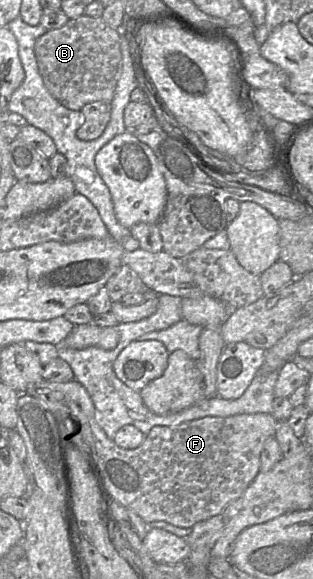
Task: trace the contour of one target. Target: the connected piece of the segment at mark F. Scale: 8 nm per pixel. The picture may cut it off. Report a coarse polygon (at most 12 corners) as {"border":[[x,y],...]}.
{"border":[[78,381],[23,394],[82,434],[114,500],[183,528],[260,472],[269,413],[155,426],[123,449]]}

